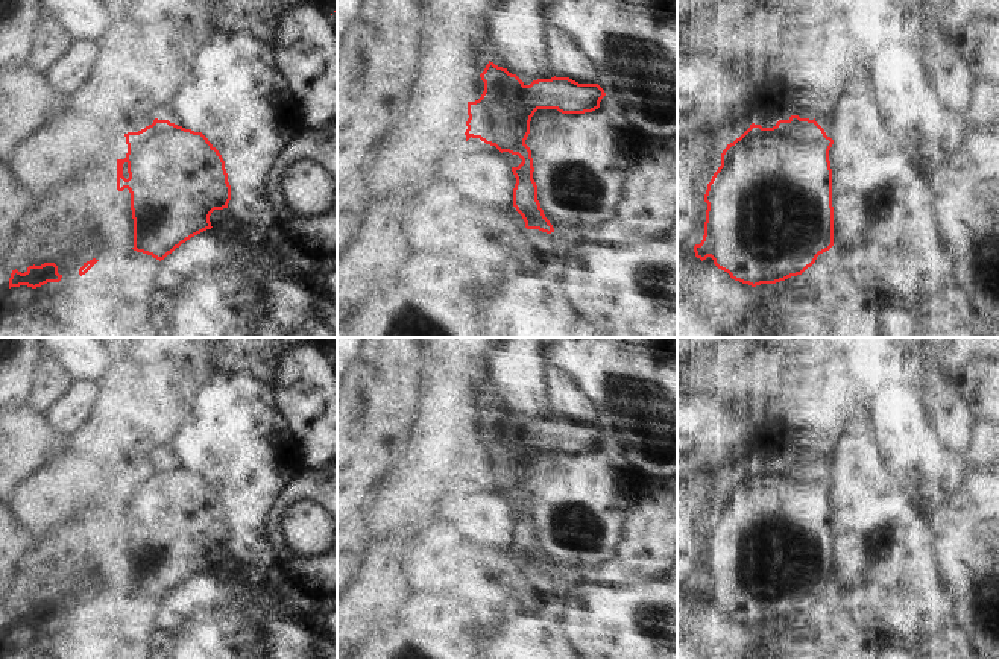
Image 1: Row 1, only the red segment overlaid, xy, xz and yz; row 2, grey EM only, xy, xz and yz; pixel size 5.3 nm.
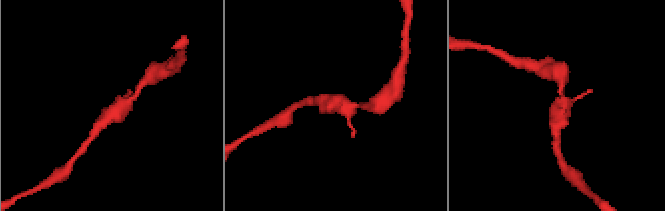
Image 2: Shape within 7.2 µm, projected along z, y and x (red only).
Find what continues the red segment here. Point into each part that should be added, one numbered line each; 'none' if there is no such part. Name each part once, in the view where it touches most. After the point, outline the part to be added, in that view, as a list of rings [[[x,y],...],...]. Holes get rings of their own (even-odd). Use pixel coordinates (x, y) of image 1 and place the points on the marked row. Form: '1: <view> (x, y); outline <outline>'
none

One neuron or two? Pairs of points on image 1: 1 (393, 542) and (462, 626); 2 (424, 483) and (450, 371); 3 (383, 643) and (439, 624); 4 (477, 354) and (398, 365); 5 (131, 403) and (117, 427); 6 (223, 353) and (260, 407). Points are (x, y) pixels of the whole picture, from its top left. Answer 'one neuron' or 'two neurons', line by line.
1: two neurons
2: one neuron
3: one neuron
4: two neurons
5: one neuron
6: two neurons

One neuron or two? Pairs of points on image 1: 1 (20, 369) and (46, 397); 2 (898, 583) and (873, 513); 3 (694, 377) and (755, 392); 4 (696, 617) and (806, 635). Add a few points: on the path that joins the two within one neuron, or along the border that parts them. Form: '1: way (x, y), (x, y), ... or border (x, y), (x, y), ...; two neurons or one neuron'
1: border (44, 353), (25, 404); two neurons
2: way (893, 565), (891, 526); one neuron
3: way (709, 375), (740, 378); one neuron
4: way (723, 640), (779, 640); one neuron

